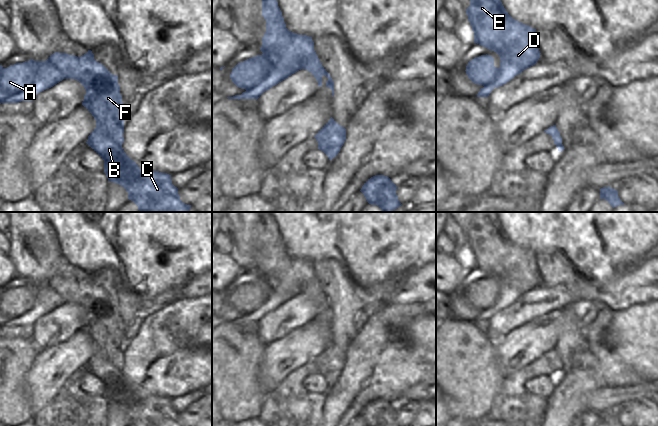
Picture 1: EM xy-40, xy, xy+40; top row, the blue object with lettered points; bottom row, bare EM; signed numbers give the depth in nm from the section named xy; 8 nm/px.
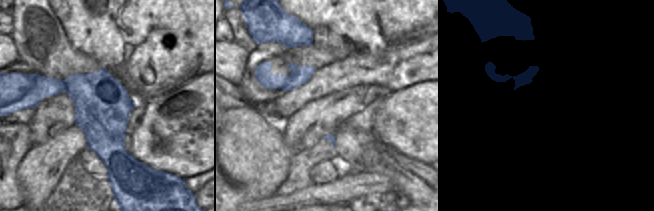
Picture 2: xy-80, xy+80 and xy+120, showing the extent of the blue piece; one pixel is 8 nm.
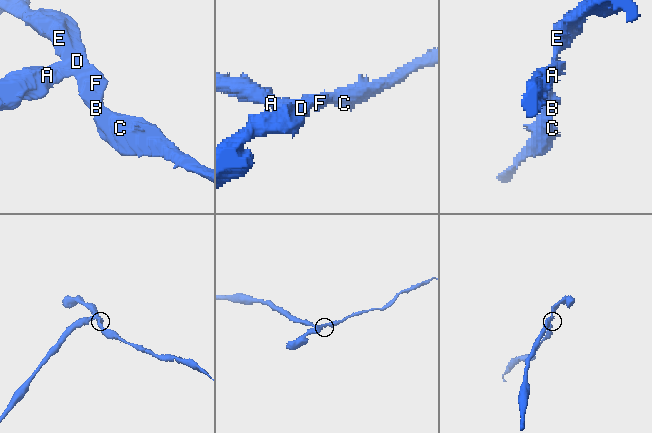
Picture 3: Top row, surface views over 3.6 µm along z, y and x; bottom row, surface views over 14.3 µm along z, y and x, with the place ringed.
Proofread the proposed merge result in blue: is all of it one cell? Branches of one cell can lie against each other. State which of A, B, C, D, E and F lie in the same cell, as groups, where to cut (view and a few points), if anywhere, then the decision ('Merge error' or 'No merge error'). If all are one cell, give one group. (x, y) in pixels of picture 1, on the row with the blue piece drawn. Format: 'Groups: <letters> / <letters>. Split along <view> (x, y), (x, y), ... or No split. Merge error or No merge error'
Groups: A / B C D E F. Split along xy (263, 53), (271, 62), (280, 63), (291, 74). Merge error.

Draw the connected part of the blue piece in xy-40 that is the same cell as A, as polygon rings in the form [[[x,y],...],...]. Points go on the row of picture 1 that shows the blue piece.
[[[30,59],[7,68],[0,65],[0,104],[33,101],[38,93],[53,87],[63,79],[66,79],[64,72],[46,61]]]

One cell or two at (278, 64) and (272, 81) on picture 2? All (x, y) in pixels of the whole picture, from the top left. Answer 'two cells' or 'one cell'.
one cell

